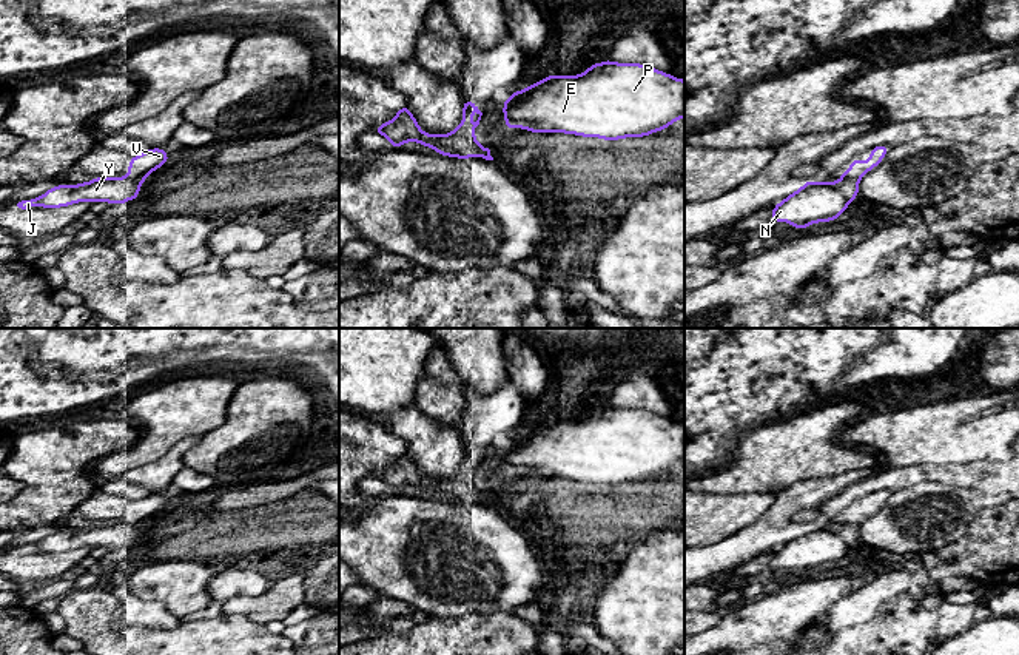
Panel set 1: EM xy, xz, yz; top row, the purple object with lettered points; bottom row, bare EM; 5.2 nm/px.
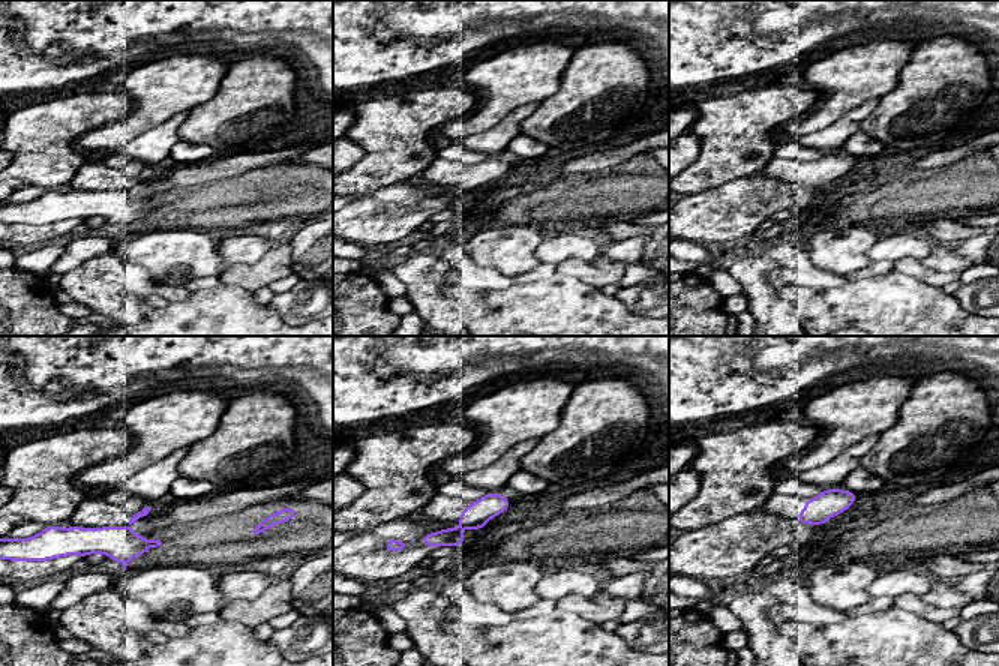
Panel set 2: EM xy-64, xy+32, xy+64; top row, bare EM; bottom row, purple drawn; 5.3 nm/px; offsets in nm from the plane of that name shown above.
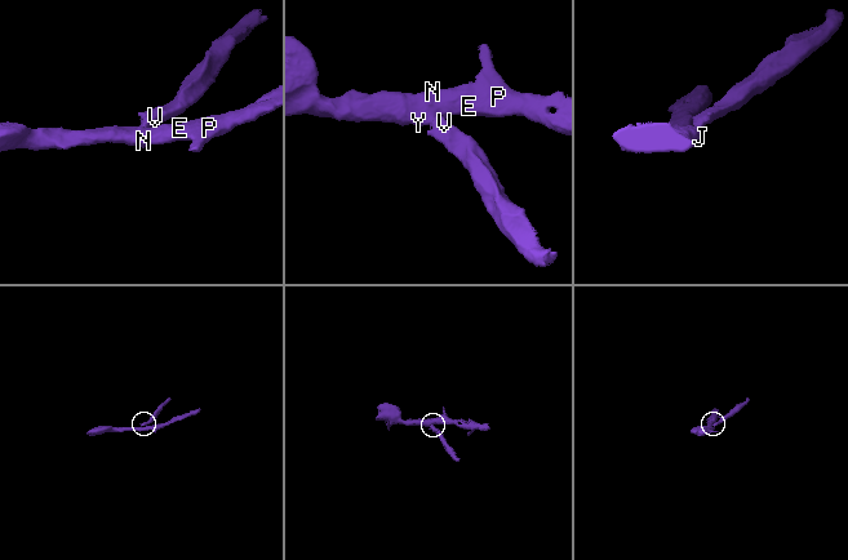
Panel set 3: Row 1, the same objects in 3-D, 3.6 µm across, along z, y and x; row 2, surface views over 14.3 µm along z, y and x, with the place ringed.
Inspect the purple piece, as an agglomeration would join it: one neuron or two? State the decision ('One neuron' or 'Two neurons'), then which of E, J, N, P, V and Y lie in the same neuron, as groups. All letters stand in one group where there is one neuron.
Two neurons. Groups: E J N P Y / V

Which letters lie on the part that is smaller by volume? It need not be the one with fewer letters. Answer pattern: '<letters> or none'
V

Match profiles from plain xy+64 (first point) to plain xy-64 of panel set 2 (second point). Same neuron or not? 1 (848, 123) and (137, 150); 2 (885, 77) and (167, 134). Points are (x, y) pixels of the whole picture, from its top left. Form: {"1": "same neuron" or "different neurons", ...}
{"1": "same neuron", "2": "different neurons"}

